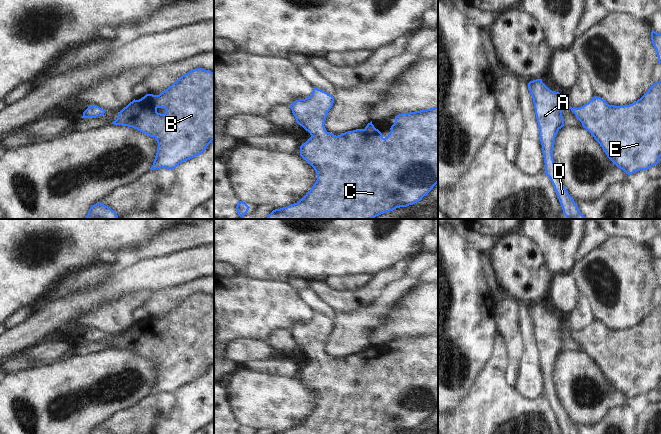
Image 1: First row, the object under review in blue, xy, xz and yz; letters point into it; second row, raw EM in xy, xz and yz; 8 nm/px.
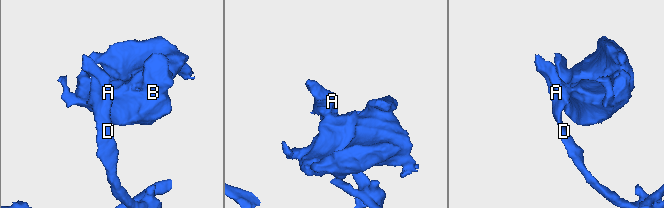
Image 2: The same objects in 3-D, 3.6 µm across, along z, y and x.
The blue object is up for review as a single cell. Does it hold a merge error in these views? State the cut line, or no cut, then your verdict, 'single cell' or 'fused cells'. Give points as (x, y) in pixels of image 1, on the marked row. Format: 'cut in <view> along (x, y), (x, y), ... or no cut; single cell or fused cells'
no cut; single cell

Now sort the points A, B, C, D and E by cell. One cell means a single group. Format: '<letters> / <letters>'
A B C D E

